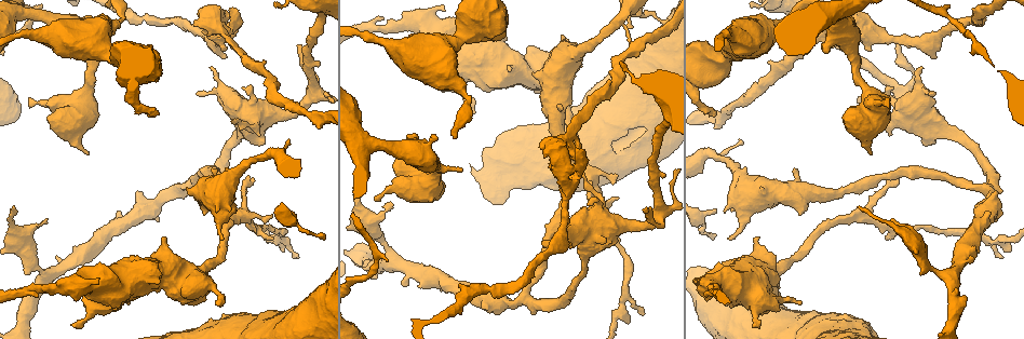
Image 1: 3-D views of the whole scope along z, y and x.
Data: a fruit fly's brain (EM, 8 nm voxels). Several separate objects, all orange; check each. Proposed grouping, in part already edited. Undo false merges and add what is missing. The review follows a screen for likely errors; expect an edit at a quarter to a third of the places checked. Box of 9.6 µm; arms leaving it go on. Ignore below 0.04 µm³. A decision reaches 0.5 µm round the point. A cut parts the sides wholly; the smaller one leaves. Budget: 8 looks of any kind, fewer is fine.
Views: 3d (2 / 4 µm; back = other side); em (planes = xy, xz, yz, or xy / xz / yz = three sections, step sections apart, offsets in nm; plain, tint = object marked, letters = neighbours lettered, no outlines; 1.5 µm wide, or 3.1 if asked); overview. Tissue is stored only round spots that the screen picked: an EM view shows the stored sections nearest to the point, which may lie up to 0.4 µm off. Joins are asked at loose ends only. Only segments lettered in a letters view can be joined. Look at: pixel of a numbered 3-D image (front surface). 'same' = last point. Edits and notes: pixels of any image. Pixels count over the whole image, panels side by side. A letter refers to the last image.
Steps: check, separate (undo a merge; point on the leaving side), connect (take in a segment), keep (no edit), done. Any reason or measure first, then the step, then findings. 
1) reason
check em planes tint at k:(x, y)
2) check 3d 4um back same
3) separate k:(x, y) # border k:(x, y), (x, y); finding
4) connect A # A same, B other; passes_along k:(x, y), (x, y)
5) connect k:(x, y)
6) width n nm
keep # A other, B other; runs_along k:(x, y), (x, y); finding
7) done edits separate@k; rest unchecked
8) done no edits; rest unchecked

check em planes letters at 1:(714, 116)

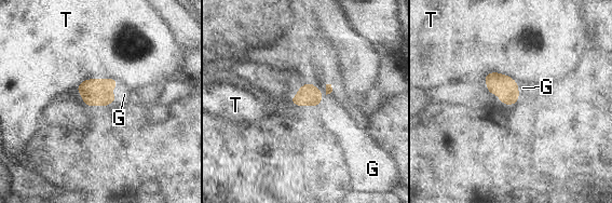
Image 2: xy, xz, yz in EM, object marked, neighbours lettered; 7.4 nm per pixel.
connect G # G same, T other; the neuron continues

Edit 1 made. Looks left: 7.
redraw
check overview

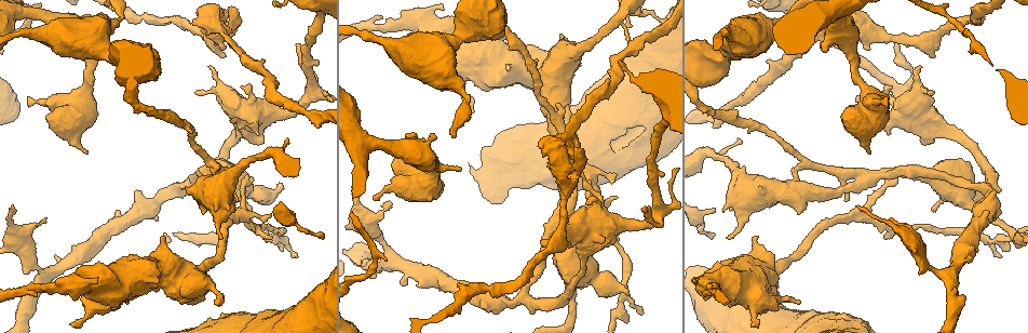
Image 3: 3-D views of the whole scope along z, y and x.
abrupt turn
check em xy step 4 tint at 3:(202, 272)

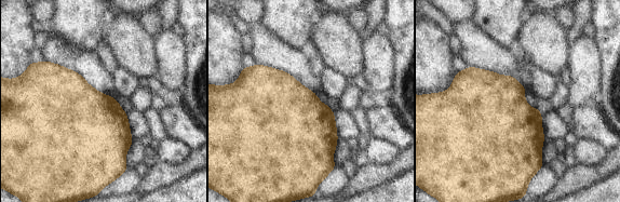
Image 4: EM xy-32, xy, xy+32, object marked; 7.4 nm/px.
check em planes letters same

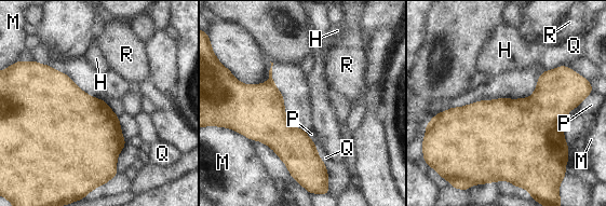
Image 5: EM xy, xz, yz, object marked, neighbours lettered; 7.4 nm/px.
width 340 nm
keep # H other, M other, P other, Q other, R other; border 5:(584, 98), (567, 114); continuous, no second neuron

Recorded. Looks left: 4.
branch stops here
check 3d 2um at 3:(29, 96)

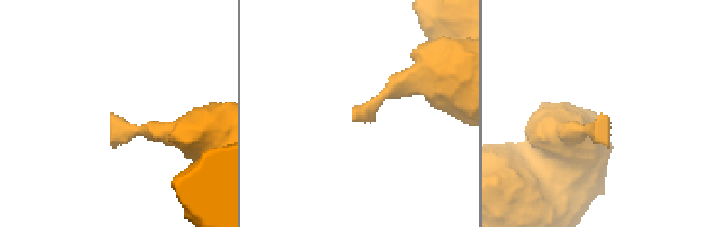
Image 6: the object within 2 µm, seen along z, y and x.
now the EM
check em planes letters at 6:(355, 117)

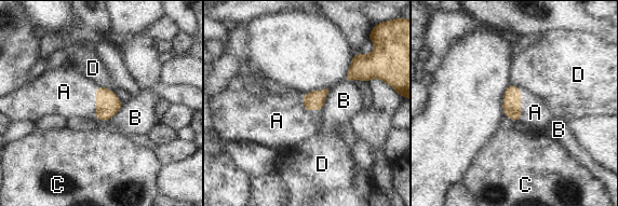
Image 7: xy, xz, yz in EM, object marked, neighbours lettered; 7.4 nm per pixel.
connect A # A same, B other, C other, D other; passes_along 7:(511, 106), (520, 105), (535, 112); it goes on there

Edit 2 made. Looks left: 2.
done edits connect@2, connect@7; rest unchecked

